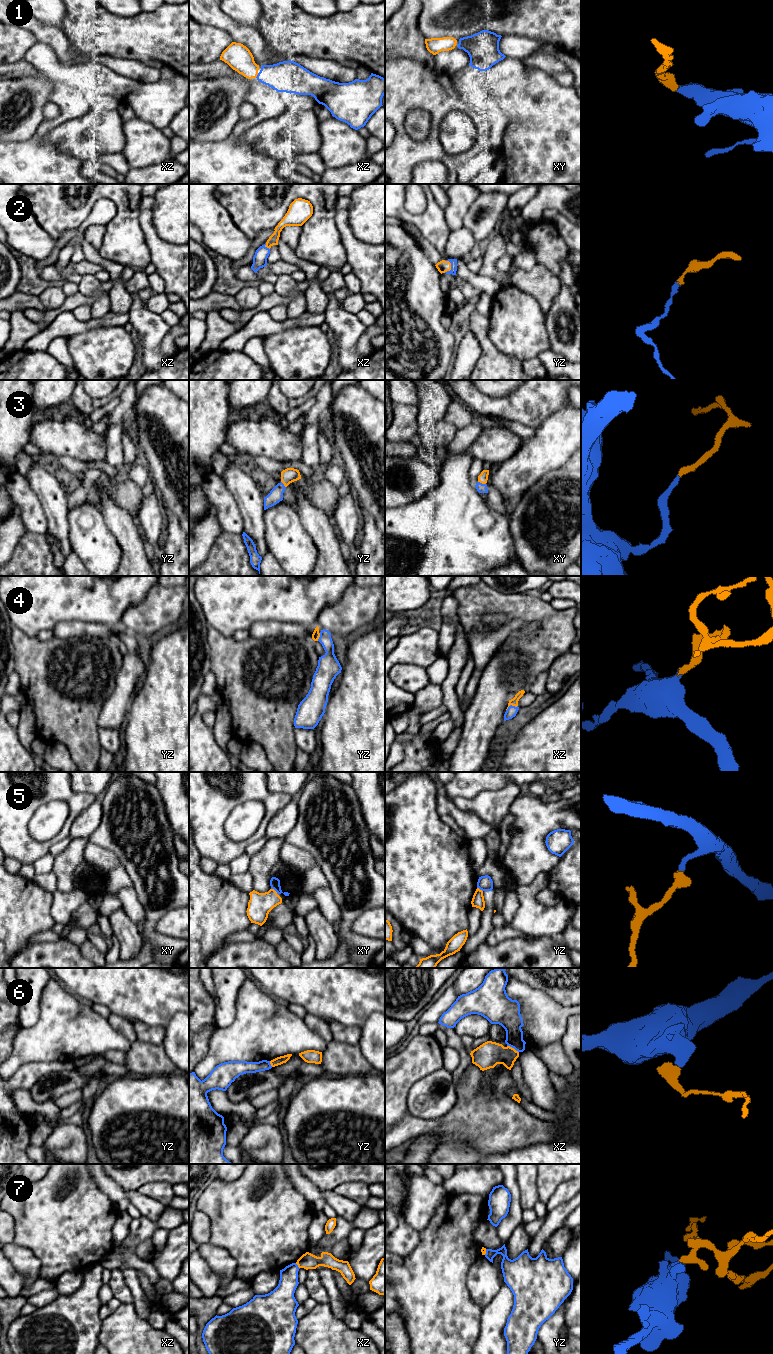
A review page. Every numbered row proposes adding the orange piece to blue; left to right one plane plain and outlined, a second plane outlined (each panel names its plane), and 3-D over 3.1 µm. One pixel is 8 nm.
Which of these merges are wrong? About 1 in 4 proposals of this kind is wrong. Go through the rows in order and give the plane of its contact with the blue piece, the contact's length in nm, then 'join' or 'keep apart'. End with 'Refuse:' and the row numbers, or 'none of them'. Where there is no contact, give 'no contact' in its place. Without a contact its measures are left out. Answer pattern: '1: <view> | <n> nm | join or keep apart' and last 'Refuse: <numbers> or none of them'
1: xz | 50 nm | join
2: yz | 110 nm | join
3: xy | 70 nm | join
4: xz | 100 nm | join
5: xy | 90 nm | join
6: xz | 110 nm | keep apart
7: xz | 60 nm | keep apart
Refuse: 6, 7

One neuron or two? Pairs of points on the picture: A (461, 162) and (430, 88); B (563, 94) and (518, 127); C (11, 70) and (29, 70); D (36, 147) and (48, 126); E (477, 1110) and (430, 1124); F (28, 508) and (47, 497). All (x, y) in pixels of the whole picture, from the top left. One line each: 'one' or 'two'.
A: one
B: one
C: one
D: one
E: two
F: two

